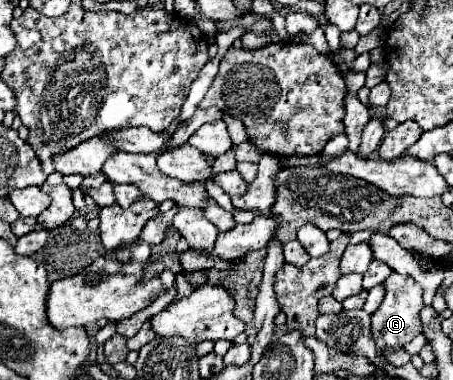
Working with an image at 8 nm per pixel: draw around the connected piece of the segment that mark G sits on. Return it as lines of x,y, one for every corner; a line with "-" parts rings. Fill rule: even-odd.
392,272
384,280
384,300
380,308
372,314
372,338
378,348
378,356
384,358
386,348
402,348
406,346
414,336
420,334
420,320
418,312
424,306
422,302
422,288
408,276

